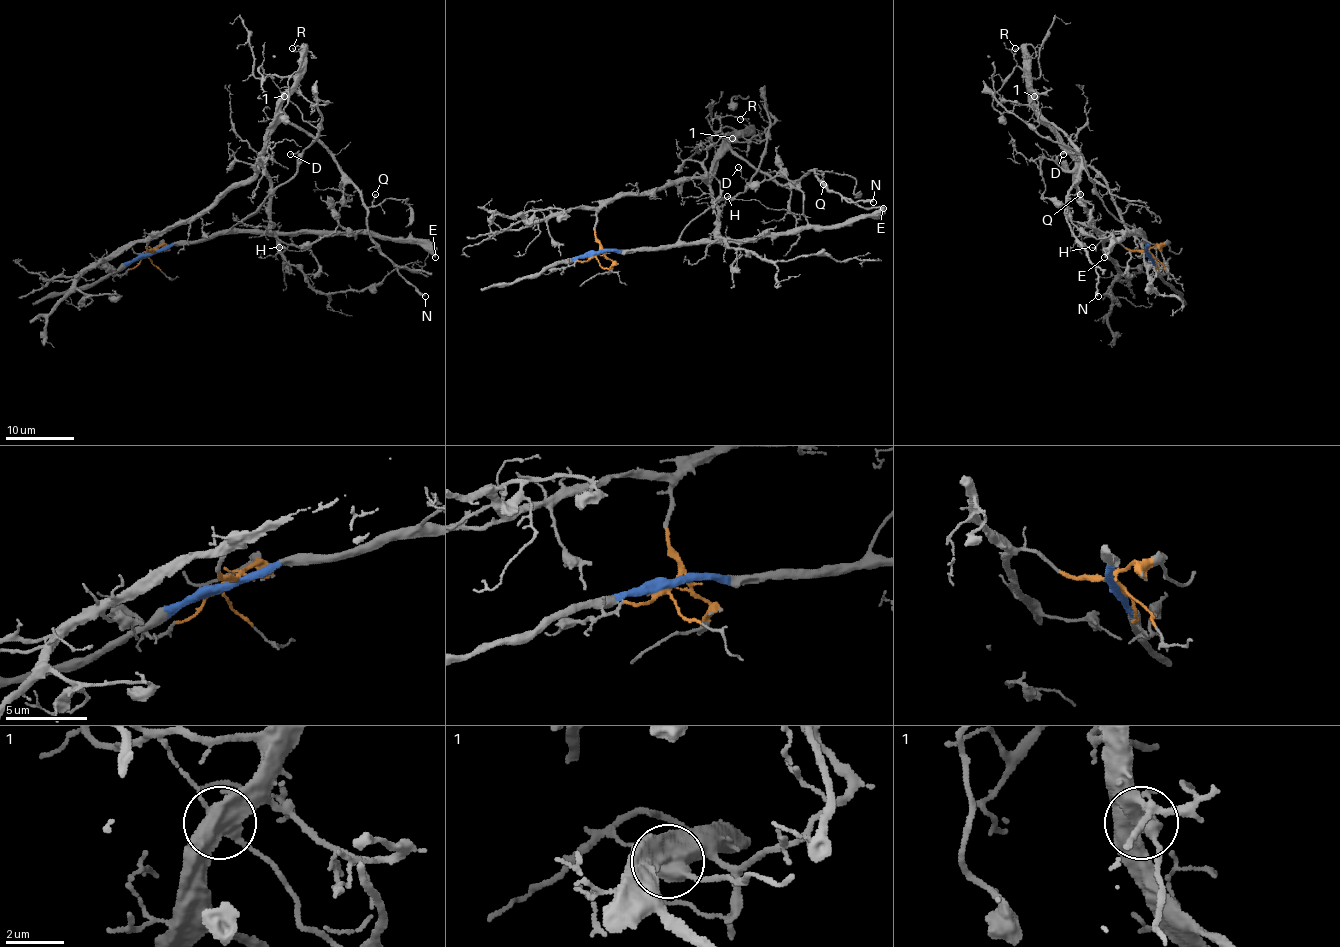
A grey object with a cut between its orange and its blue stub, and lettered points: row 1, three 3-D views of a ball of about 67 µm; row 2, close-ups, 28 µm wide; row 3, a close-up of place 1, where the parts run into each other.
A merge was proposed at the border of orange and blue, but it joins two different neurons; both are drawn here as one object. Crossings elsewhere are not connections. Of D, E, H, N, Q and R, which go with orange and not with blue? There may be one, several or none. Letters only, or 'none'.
N, Q, R

